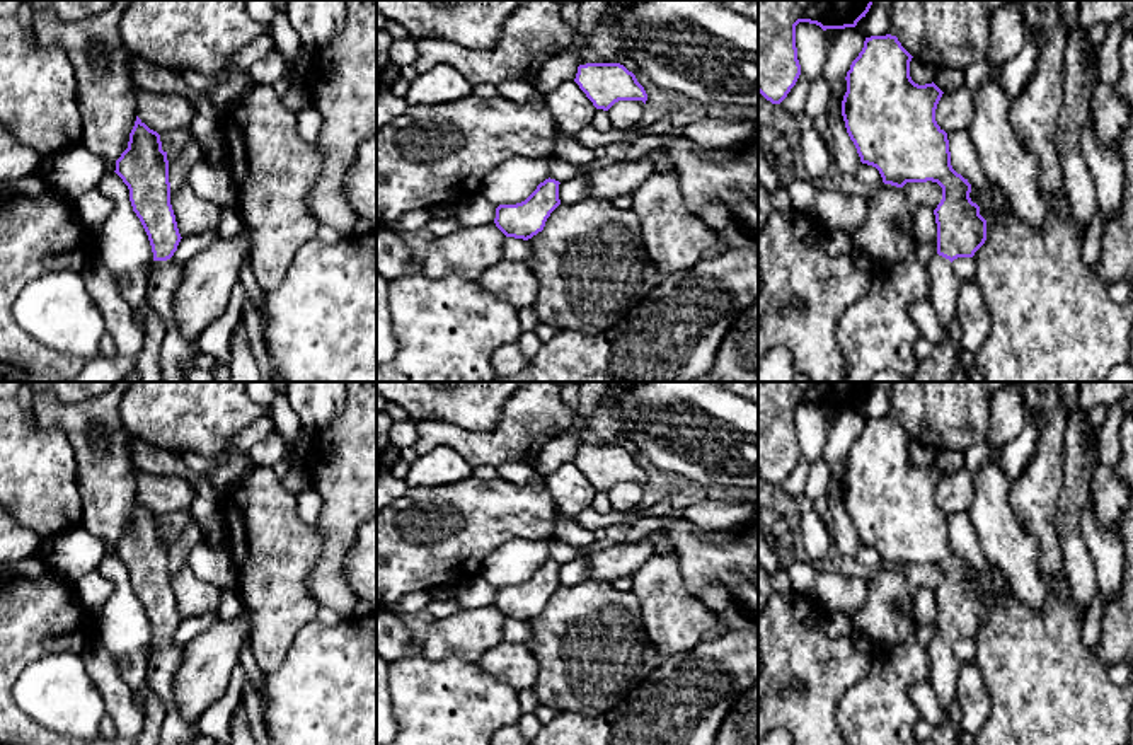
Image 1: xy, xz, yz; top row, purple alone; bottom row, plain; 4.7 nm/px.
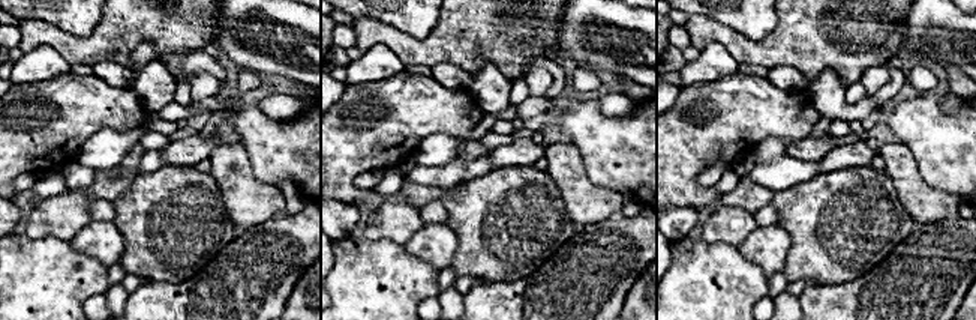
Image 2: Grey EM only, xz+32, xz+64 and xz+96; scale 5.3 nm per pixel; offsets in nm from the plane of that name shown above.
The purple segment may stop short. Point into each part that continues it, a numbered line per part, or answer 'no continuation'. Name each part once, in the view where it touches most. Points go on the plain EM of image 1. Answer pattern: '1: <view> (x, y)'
1: xy (166, 658)

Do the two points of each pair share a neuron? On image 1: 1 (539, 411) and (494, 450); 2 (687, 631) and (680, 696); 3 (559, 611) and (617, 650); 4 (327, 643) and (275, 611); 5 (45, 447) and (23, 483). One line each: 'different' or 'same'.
1: same
2: different
3: same
4: different
5: same

